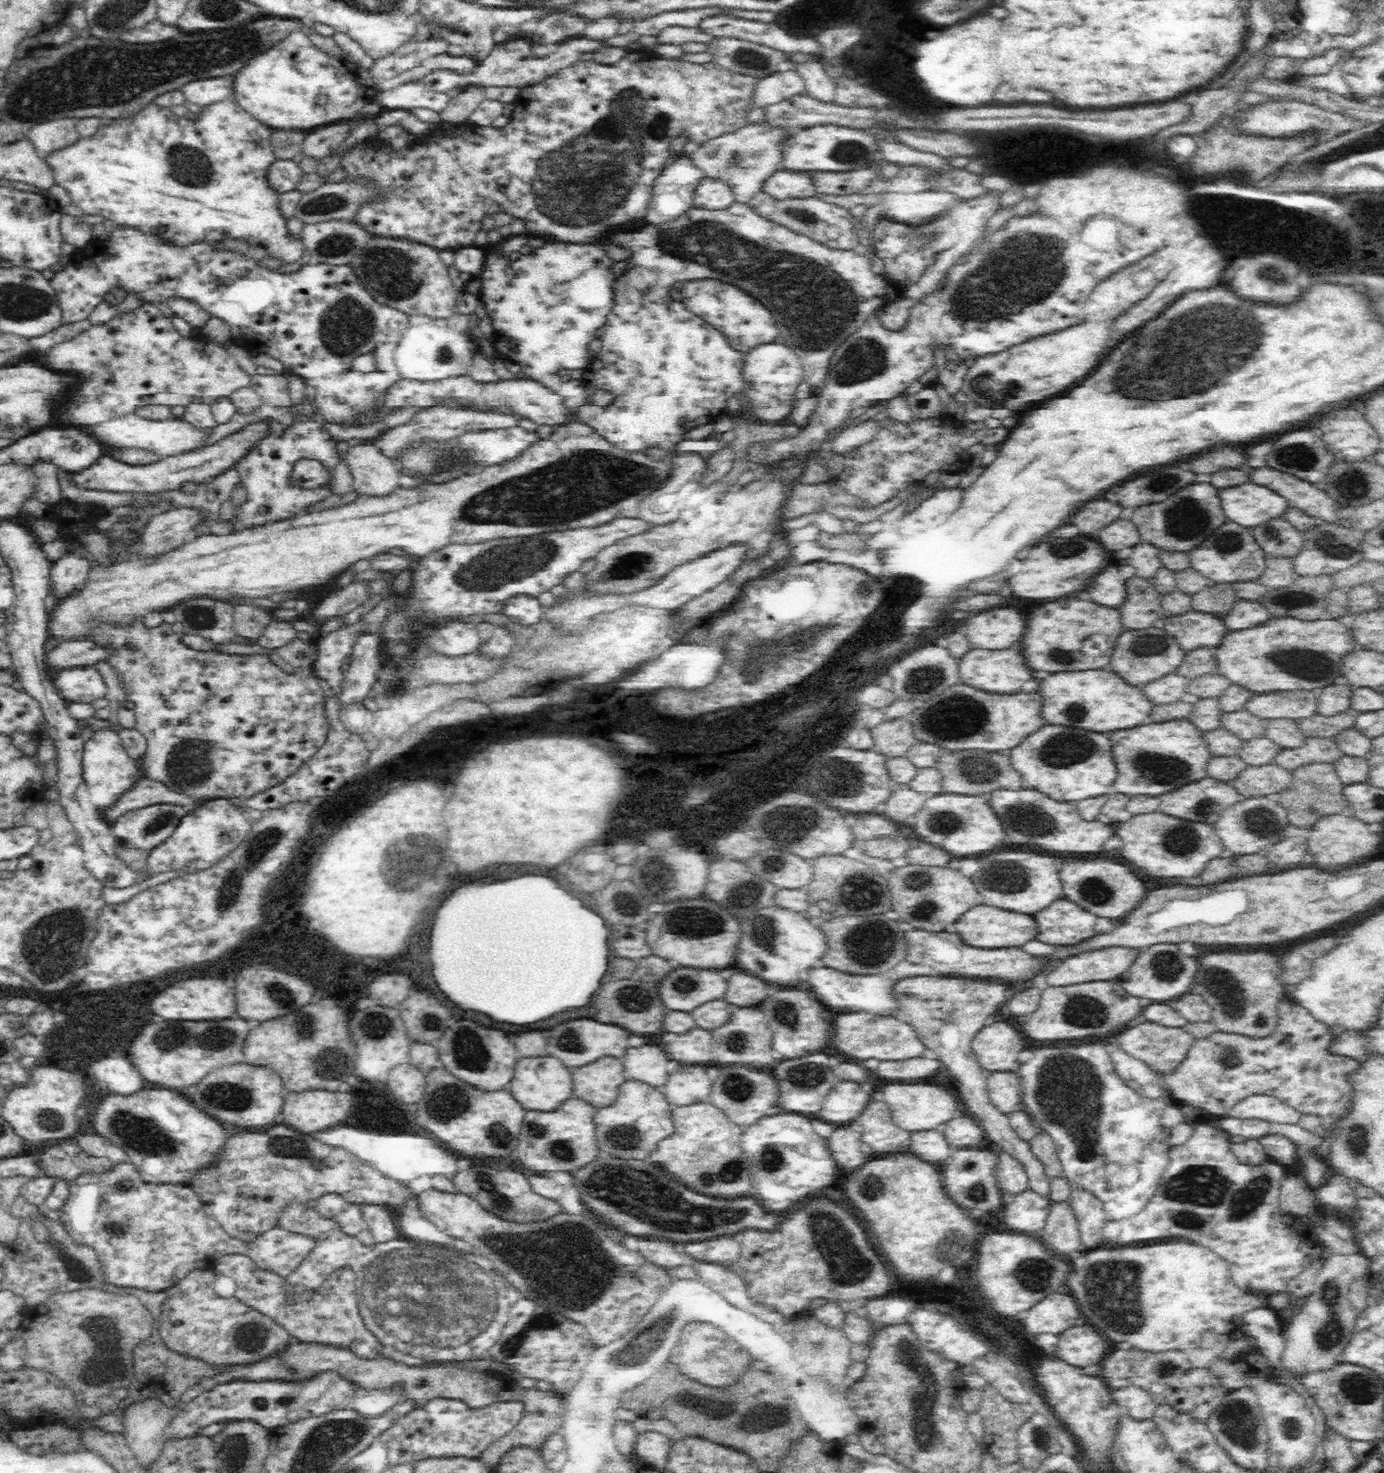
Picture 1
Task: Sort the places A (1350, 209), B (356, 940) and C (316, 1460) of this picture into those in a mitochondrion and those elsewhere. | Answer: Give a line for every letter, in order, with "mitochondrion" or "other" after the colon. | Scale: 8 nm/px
A: other
B: other
C: mitochondrion

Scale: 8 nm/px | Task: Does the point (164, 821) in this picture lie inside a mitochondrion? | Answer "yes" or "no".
yes

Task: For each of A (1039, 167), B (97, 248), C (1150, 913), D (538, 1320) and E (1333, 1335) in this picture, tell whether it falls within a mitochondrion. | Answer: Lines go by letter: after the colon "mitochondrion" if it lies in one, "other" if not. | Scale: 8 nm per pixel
A: mitochondrion
B: other
C: other
D: mitochondrion
E: mitochondrion

